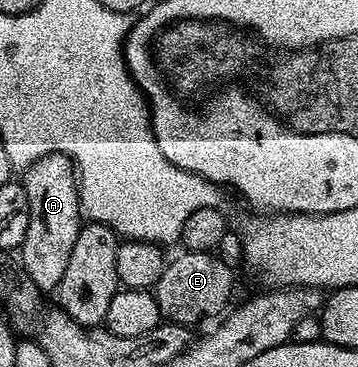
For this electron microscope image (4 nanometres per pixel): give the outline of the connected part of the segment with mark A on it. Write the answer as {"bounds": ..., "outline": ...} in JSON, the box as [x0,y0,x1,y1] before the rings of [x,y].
{"bounds":[21,154,81,292],"outline":[[[63,154],[41,156],[41,160],[22,171],[21,184],[25,188],[25,196],[29,196],[29,228],[25,231],[21,247],[21,265],[40,292],[55,292],[61,284],[61,276],[65,276],[81,225],[75,163]]]}

